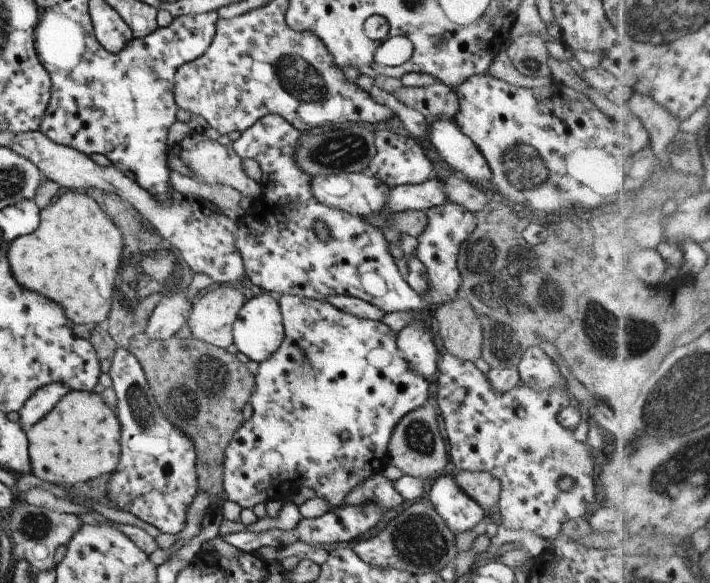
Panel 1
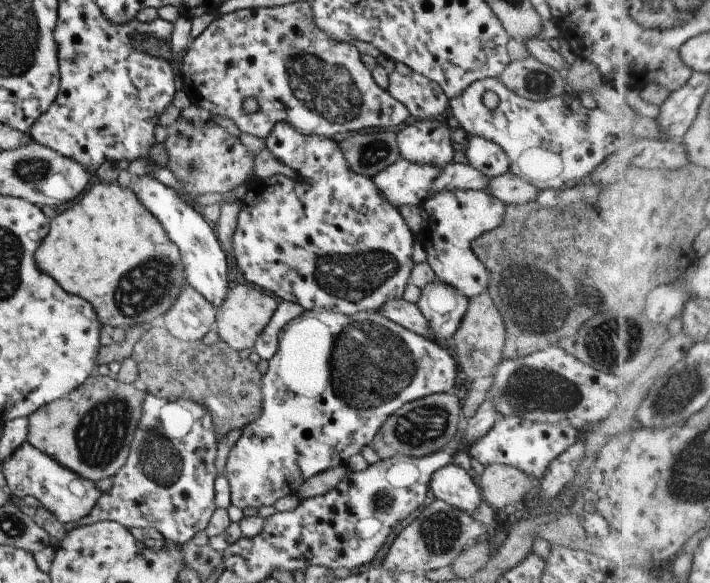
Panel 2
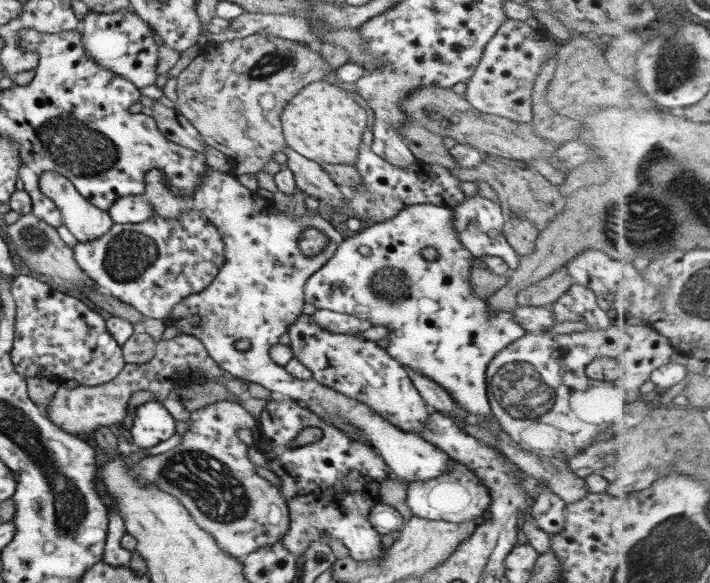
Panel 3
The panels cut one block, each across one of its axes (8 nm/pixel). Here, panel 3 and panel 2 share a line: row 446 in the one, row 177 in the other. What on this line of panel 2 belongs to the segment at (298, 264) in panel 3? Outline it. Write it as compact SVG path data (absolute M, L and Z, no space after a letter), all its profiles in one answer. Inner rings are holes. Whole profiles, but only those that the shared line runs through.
M399 159L389 168L372 177L372 182L374 182L376 190L380 190L384 200L390 202L392 206L396 206L396 208L402 206L421 207L430 198L428 190L432 190L434 180L438 178L438 174L442 174L442 168L443 166L434 166L434 164L416 164L416 162Z

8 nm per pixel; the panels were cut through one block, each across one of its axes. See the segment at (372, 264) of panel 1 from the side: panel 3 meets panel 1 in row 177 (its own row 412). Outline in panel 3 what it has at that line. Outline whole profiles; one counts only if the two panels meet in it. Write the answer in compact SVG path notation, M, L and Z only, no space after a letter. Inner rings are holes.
M286 398L285 400L272 400L266 403L259 418L260 428L264 441L269 446L268 453L262 453L268 461L268 469L282 481L281 494L285 498L288 511L290 512L290 529L282 536L282 543L294 556L305 556L306 547L310 542L330 535L340 540L350 551L350 558L356 562L368 562L368 560L380 560L386 552L386 548L380 541L381 534L371 526L368 516L369 511L376 503L380 502L380 486L384 480L392 476L390 468L379 456L378 451L368 447L364 442L356 442L350 436L342 434L342 430L332 426L308 410L300 406L296 401ZM308 426L316 426L322 430L322 438L308 445L298 446L295 438L298 433Z

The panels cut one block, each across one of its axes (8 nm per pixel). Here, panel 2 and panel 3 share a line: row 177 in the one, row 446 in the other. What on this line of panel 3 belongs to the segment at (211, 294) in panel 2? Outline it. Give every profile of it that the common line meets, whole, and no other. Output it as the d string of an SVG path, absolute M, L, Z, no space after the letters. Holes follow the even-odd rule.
M147 402L135 409L136 416L129 430L135 448L154 447L175 434L176 420L162 403Z

